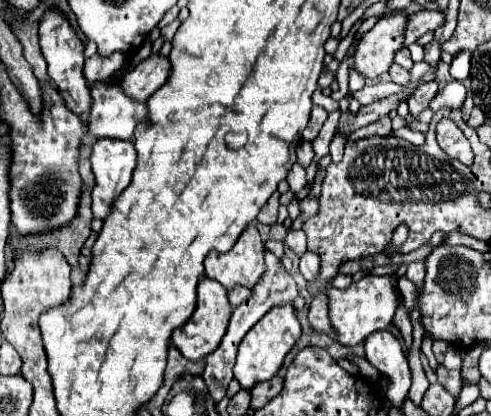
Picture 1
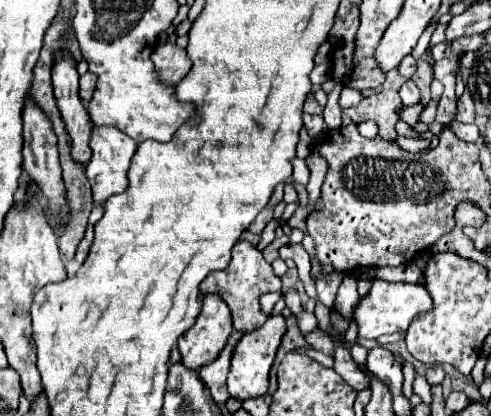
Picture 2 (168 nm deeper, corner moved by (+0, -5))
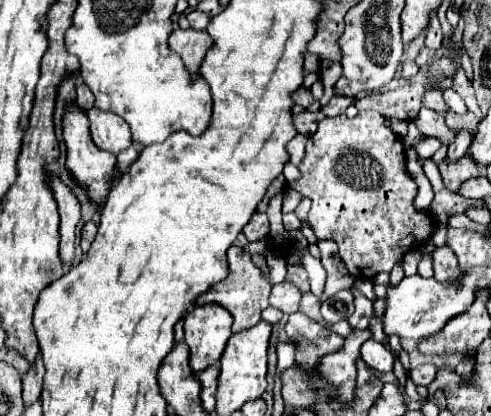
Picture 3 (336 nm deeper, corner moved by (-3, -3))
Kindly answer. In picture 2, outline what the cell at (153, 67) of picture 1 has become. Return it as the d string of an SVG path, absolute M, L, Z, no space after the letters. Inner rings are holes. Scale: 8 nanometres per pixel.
M175 43L161 45L153 55L151 61L163 85L177 85L191 69L191 61L185 49L179 49Z

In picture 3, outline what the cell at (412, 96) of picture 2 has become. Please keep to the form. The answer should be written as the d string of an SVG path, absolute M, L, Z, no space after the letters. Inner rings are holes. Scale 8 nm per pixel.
M428 89L428 91L426 91L426 97L424 97L424 105L426 105L428 109L440 113L440 115L450 113L450 107L446 105L446 101L444 101L444 97L442 97L442 91L430 91L430 89Z

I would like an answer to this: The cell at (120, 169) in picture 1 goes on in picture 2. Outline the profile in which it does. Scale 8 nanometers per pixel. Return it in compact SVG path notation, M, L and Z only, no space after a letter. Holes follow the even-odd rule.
M93 127L91 149L93 149L93 157L87 163L85 175L87 175L87 179L91 183L91 189L93 189L93 205L99 207L111 195L123 193L127 189L127 185L129 185L127 171L129 171L129 165L131 165L131 159L135 155L135 151L137 151L137 143L131 141L121 131L117 131L115 127Z

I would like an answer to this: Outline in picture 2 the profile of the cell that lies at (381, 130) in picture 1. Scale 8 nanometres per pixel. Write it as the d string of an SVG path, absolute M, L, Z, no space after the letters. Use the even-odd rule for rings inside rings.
M379 91L365 97L357 107L344 109L353 122L360 123L373 119L379 125L379 137L385 141L395 141L395 123L399 121L399 109L403 107L397 91Z

